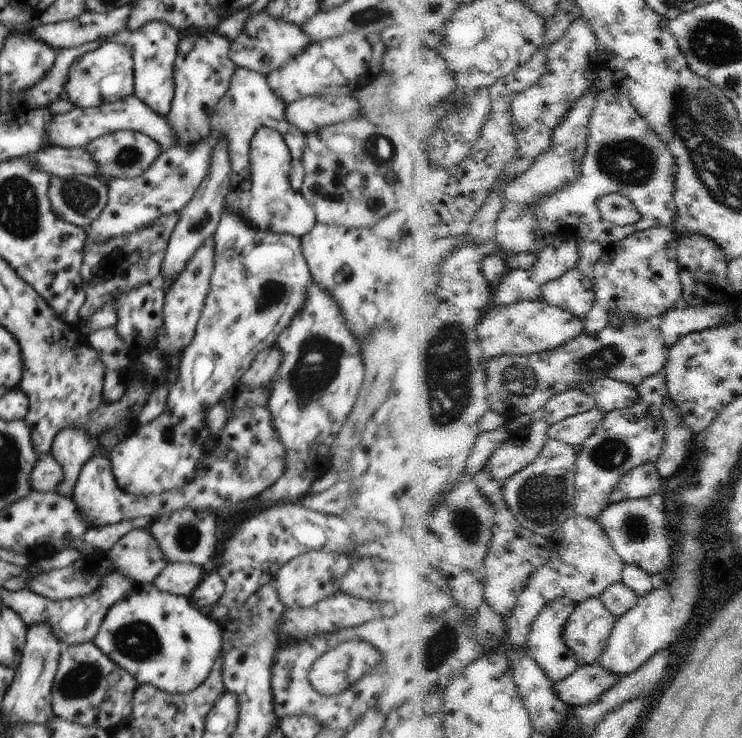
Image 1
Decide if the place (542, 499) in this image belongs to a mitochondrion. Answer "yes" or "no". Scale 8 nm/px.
yes

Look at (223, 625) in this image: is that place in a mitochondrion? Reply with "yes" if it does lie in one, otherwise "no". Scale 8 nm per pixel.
no

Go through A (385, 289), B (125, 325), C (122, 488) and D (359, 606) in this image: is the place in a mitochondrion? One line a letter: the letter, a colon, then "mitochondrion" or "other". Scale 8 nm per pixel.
A: other
B: other
C: other
D: other

